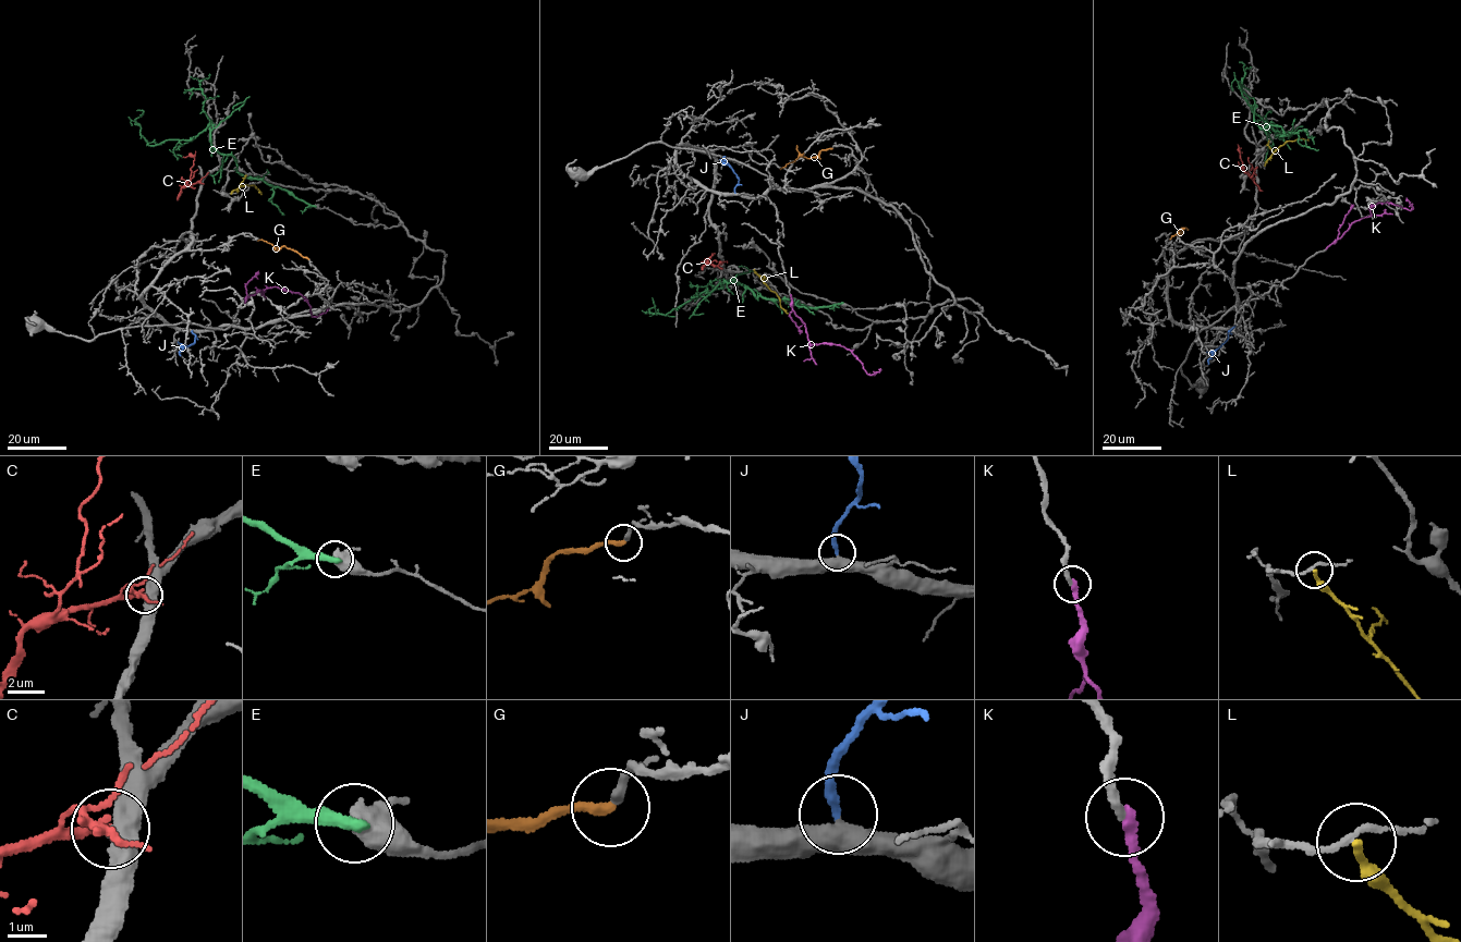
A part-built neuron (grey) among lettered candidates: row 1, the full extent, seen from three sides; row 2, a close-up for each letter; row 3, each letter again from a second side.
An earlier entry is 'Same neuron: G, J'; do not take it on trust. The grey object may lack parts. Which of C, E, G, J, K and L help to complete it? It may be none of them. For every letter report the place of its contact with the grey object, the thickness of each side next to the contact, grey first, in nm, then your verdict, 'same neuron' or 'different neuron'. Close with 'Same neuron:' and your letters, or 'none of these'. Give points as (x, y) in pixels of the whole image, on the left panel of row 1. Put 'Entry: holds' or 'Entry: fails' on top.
Entry: fails
C: (201, 182) | 440/260 nm | different neuron
E: (315, 206) | 600/360 nm | different neuron
G: (308, 258) | 240/300 nm | same neuron
J: (192, 331) | 440/260 nm | same neuron
K: (244, 302) | 240/280 nm | same neuron
L: (231, 193) | 160/200 nm | different neuron
Same neuron: G, J, K

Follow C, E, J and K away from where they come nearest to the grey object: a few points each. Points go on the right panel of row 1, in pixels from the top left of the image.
C: (1256, 168), (1249, 176), (1238, 151), (1242, 153)
E: (1306, 134), (1303, 130), (1286, 136), (1280, 126), (1259, 127), (1252, 109), (1280, 139), (1266, 115), (1271, 112)
J: (1234, 327), (1208, 359), (1208, 364)
K: (1327, 247), (1353, 222), (1371, 215), (1371, 205), (1391, 203), (1411, 209), (1405, 197)

